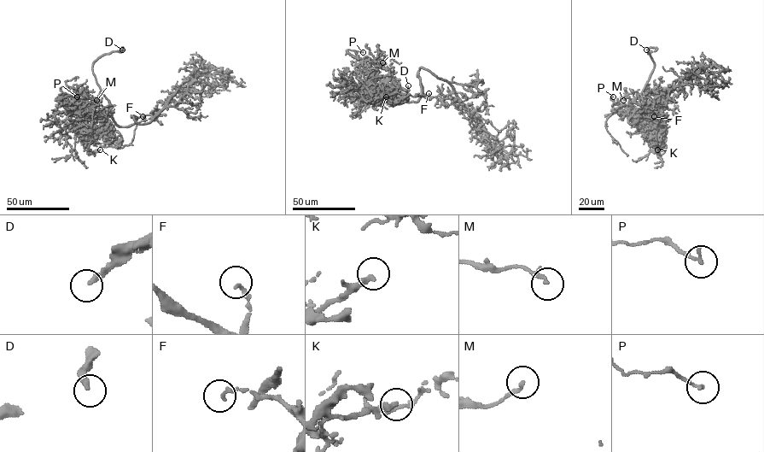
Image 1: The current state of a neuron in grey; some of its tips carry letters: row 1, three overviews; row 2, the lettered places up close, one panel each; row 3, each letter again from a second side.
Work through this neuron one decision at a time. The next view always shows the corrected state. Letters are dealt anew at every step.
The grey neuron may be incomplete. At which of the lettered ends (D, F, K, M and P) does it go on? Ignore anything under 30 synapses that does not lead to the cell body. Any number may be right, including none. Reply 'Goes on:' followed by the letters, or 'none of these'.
Goes on: D

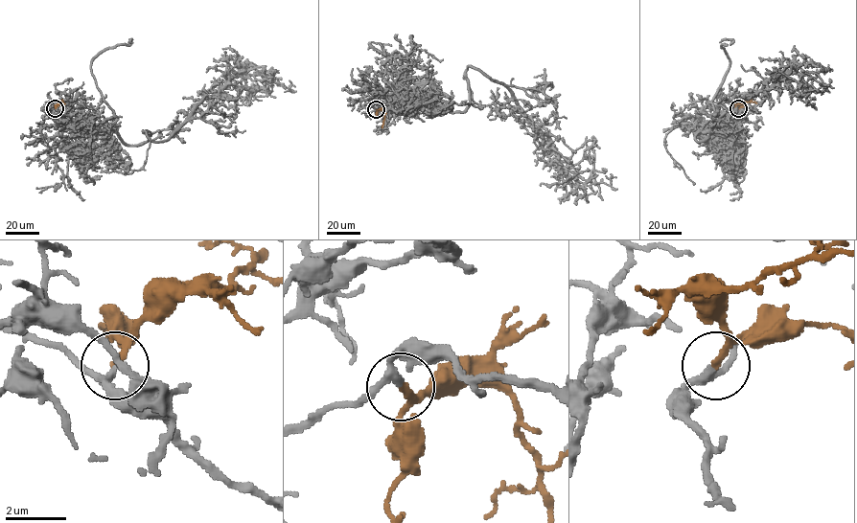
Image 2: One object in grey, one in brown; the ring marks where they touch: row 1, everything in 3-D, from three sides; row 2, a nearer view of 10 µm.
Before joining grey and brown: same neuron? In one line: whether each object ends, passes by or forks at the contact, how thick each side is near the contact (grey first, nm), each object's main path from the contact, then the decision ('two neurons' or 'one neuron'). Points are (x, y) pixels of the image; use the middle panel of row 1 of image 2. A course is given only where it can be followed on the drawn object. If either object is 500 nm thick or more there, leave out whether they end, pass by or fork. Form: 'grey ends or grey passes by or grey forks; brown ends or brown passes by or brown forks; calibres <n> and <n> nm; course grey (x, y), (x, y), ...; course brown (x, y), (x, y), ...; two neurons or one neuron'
grey passes by; brown passes by; calibres 200 and 140 nm; course grey (376, 110), (390, 113), (434, 93), (462, 112), (472, 66), (510, 91), (560, 163), (584, 179), (596, 140); course brown (376, 110), (382, 110), (383, 114), (382, 127); one neuron

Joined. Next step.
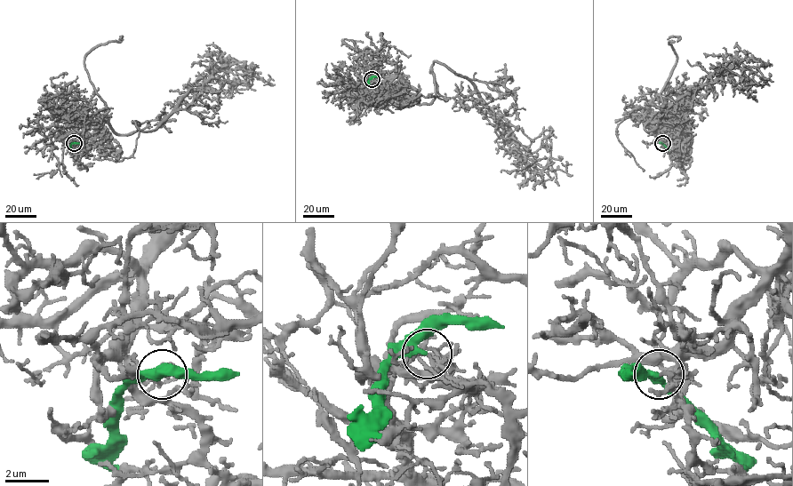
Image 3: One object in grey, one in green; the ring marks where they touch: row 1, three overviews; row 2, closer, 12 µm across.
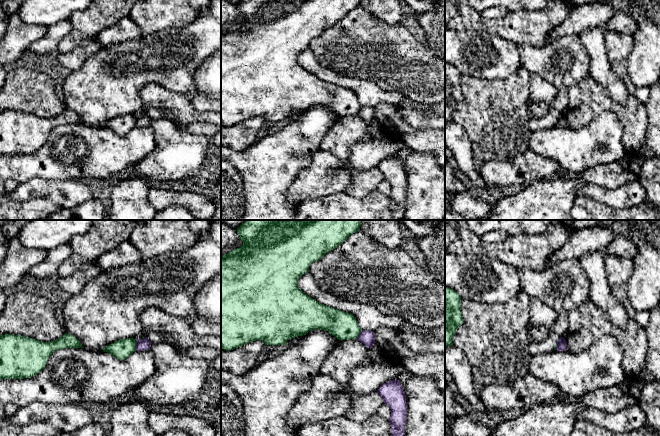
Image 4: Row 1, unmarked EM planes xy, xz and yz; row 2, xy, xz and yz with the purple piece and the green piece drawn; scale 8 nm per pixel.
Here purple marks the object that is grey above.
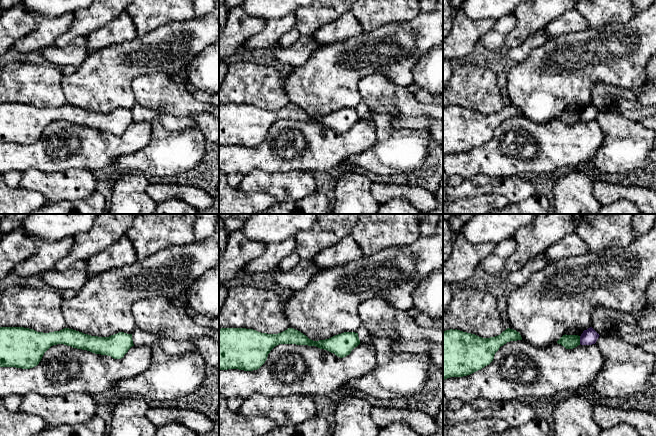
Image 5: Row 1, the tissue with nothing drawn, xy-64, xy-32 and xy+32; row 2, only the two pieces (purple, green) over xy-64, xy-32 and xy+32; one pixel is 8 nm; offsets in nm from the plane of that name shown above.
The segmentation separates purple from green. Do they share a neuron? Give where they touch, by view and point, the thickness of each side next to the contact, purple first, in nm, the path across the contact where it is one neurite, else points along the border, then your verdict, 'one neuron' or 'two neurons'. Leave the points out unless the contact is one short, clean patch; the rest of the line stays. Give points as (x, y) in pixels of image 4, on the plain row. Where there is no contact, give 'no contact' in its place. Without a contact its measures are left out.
meets purple in xy at (137, 120); 90 nm thick on the purple side, 160 nm on the other; border along xy (135, 115), (136, 125); two neurons

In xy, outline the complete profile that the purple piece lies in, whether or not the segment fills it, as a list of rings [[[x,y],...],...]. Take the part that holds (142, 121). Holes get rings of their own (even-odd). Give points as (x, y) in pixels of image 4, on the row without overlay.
[[[145,113],[143,116],[136,115],[136,117],[137,117],[136,126],[138,127],[145,127],[150,125],[150,122],[152,120],[152,118],[147,113]]]

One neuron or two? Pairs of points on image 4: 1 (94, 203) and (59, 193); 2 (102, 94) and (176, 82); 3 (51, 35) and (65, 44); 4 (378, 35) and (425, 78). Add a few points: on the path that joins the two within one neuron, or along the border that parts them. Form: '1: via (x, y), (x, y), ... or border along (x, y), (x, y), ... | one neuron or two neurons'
1: border along (95, 195), (74, 207), (63, 207) | two neurons
2: via (120, 79), (127, 79), (130, 76), (158, 76) | one neuron
3: border along (69, 20), (71, 30), (61, 40), (56, 51) | two neurons
4: via (392, 35), (422, 64) | one neuron

